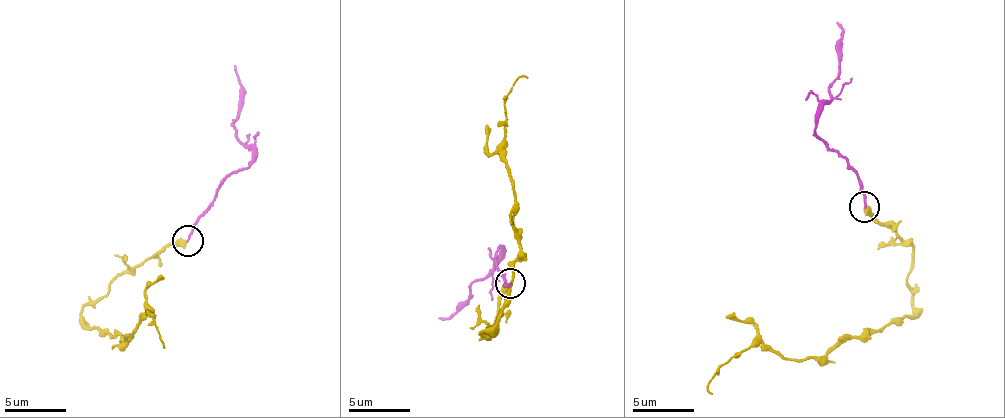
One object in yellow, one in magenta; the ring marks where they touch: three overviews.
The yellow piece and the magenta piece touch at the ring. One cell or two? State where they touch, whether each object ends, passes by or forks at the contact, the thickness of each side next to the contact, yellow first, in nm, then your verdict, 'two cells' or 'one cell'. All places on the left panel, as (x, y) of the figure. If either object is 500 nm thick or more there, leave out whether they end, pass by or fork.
at (187, 240); yellow ends there; magenta ends there; 480 nm thick on the yellow side, 160 nm on the other; two cells

